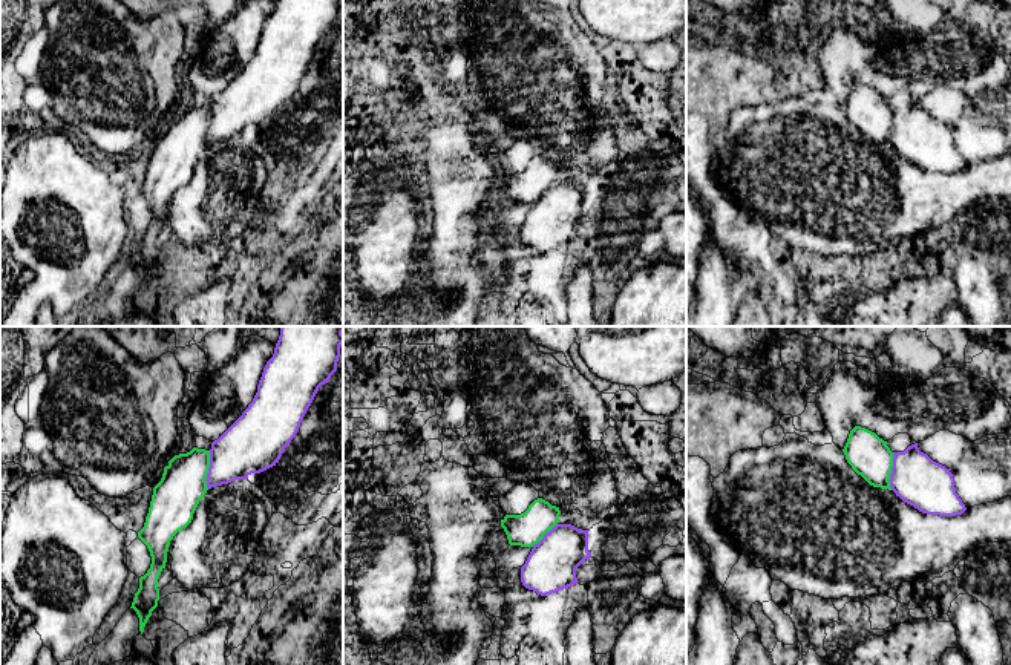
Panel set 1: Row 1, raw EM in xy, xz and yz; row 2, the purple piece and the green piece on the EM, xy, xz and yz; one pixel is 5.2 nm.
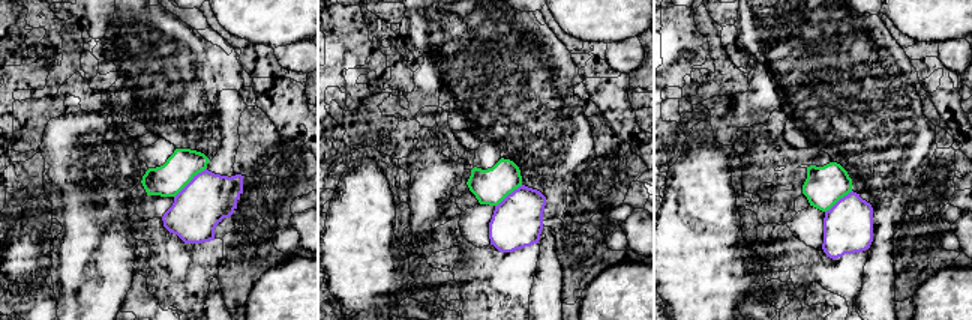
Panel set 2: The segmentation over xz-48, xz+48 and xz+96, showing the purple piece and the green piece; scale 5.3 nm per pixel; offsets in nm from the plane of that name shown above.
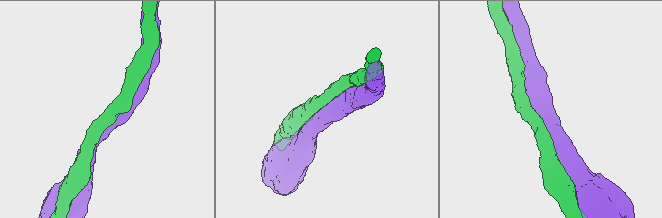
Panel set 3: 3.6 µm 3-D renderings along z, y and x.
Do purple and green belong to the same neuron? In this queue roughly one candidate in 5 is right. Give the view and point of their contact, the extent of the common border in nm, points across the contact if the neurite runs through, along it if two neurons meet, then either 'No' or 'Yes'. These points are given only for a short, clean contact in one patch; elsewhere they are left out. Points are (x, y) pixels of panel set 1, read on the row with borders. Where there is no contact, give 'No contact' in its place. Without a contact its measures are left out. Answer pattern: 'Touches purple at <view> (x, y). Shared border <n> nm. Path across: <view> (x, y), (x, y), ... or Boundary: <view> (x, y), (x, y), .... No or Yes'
Touches purple at xy (209, 469). Shared border 200 nm. Yes

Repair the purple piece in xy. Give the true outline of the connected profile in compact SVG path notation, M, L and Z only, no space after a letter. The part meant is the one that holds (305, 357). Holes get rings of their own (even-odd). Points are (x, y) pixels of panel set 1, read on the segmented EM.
M280 326L273 357L267 362L257 392L242 415L211 443L207 487L247 480L276 466L296 437L319 388L337 371L343 326Z

